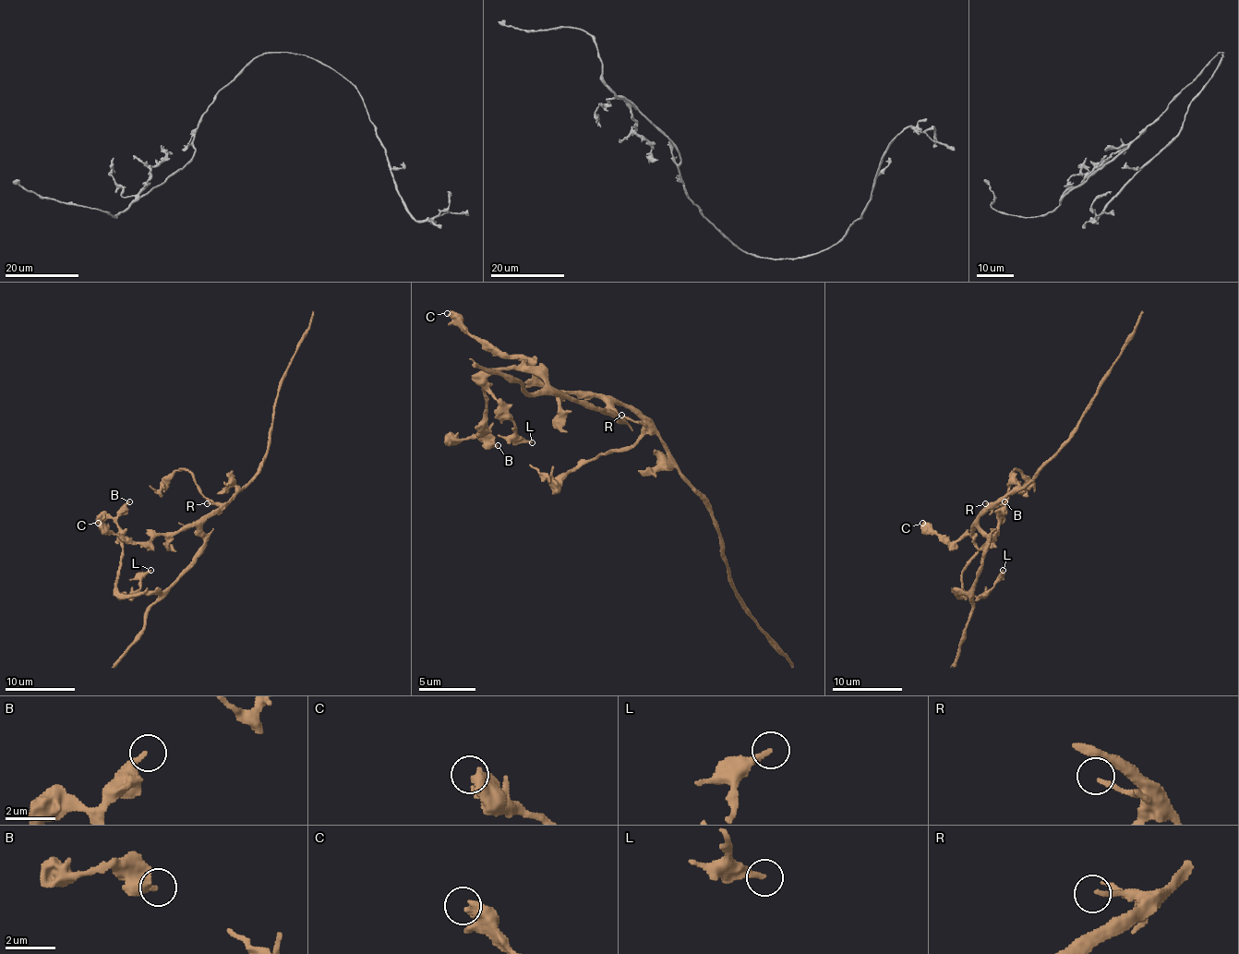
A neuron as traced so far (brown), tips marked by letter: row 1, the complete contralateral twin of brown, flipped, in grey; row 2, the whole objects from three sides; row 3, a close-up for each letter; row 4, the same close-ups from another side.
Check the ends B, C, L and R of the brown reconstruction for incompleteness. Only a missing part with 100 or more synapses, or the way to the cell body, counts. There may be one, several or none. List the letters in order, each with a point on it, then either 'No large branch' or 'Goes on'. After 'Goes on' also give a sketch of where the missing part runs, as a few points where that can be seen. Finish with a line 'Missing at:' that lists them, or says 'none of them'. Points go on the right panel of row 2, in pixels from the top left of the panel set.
B: Place: (1004, 501). No large branch
C: Place: (922, 523). No large branch
L: Place: (1003, 570). No large branch
R: Place: (985, 503). No large branch
Missing at: none of them

